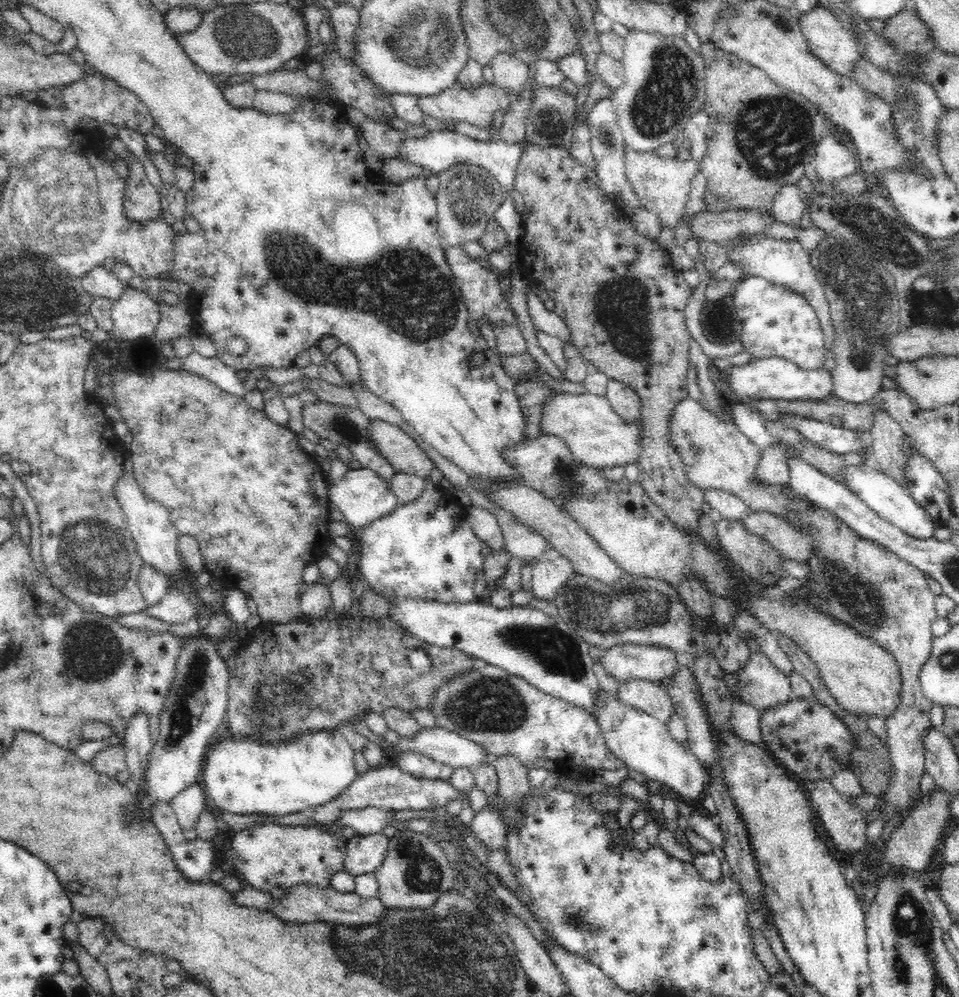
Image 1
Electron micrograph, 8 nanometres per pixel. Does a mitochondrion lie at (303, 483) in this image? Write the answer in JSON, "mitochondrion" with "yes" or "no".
{"mitochondrion":"no"}

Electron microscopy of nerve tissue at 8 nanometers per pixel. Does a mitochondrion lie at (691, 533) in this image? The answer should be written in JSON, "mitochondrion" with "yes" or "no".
{"mitochondrion":"no"}

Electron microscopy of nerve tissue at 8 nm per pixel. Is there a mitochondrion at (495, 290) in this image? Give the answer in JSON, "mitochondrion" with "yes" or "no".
{"mitochondrion":"no"}

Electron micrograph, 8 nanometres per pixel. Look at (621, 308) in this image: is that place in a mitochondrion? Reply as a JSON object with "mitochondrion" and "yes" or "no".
{"mitochondrion":"yes"}

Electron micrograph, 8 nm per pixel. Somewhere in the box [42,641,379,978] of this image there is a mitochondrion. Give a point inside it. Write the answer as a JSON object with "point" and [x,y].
{"point":[277,705]}

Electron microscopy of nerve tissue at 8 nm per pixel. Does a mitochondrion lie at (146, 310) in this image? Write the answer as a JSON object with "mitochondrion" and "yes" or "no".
{"mitochondrion":"no"}

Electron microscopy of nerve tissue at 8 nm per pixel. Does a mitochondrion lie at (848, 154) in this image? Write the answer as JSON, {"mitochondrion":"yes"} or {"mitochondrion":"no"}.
{"mitochondrion":"no"}

